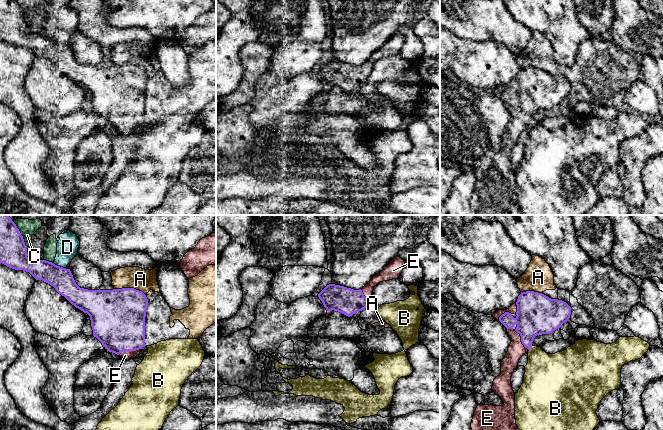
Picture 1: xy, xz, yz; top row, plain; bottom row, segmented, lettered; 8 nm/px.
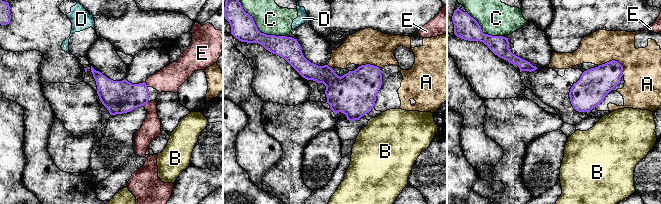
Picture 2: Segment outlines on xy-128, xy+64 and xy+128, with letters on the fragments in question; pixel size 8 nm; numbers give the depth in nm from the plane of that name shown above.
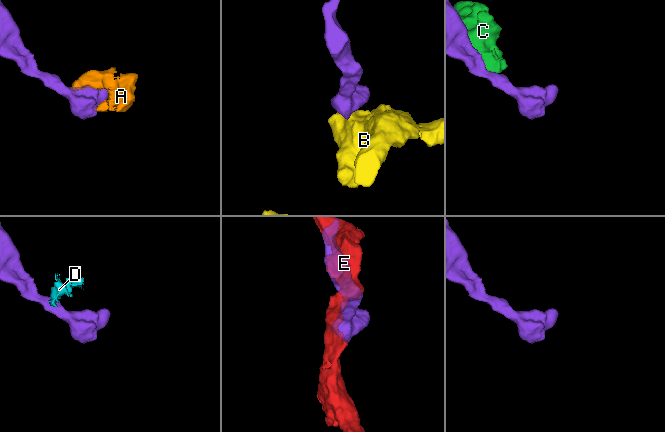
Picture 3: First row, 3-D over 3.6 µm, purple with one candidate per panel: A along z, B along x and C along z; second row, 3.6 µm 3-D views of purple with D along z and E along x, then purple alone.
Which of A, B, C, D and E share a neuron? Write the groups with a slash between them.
A / B / C D / E

